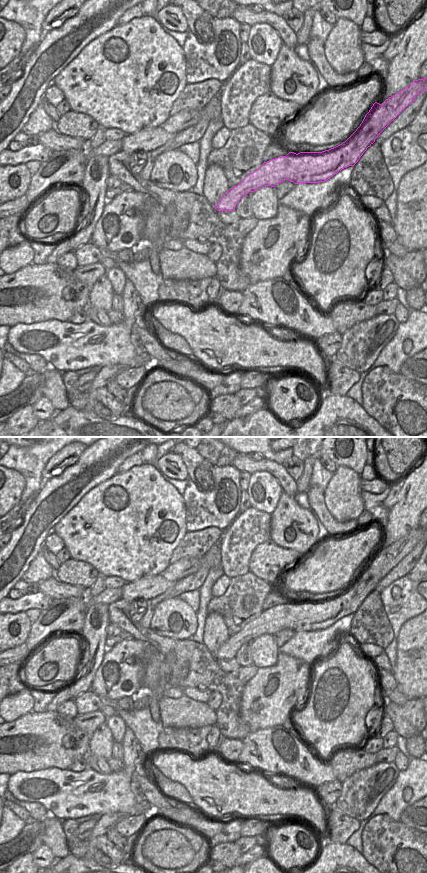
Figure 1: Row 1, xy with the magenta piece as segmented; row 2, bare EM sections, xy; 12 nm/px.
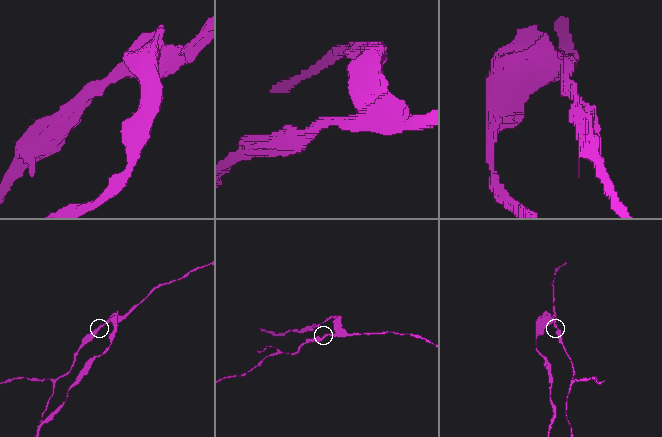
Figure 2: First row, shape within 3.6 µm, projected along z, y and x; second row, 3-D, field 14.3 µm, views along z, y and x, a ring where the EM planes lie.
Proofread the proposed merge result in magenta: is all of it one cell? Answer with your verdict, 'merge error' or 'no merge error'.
merge error

